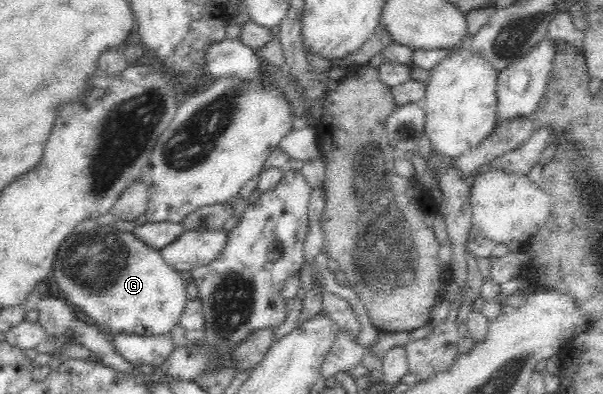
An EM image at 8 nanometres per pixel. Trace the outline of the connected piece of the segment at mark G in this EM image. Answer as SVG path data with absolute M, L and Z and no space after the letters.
M97 224L92 230L71 233L62 242L50 276L54 277L71 307L110 335L120 333L159 336L170 335L170 330L178 324L188 300L186 283L180 273L165 262L160 251L147 246L133 232L119 233L114 225Z

